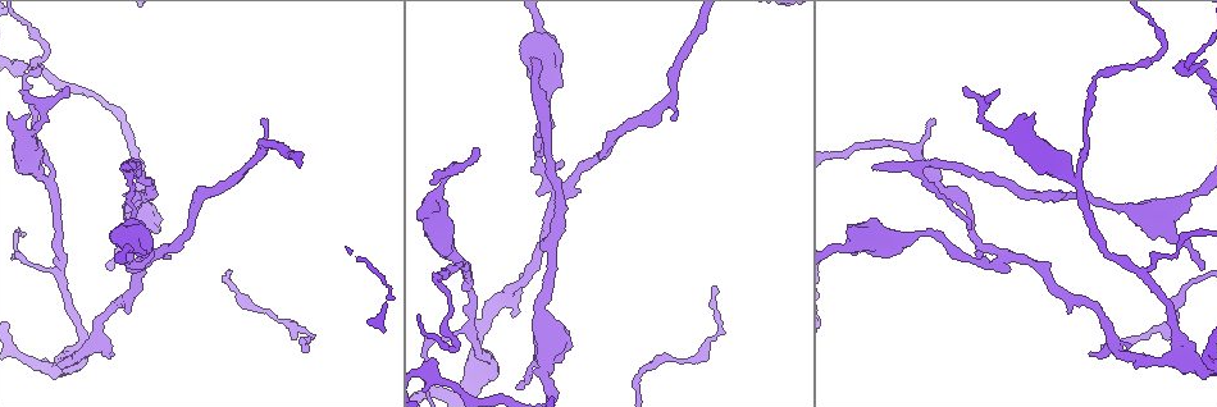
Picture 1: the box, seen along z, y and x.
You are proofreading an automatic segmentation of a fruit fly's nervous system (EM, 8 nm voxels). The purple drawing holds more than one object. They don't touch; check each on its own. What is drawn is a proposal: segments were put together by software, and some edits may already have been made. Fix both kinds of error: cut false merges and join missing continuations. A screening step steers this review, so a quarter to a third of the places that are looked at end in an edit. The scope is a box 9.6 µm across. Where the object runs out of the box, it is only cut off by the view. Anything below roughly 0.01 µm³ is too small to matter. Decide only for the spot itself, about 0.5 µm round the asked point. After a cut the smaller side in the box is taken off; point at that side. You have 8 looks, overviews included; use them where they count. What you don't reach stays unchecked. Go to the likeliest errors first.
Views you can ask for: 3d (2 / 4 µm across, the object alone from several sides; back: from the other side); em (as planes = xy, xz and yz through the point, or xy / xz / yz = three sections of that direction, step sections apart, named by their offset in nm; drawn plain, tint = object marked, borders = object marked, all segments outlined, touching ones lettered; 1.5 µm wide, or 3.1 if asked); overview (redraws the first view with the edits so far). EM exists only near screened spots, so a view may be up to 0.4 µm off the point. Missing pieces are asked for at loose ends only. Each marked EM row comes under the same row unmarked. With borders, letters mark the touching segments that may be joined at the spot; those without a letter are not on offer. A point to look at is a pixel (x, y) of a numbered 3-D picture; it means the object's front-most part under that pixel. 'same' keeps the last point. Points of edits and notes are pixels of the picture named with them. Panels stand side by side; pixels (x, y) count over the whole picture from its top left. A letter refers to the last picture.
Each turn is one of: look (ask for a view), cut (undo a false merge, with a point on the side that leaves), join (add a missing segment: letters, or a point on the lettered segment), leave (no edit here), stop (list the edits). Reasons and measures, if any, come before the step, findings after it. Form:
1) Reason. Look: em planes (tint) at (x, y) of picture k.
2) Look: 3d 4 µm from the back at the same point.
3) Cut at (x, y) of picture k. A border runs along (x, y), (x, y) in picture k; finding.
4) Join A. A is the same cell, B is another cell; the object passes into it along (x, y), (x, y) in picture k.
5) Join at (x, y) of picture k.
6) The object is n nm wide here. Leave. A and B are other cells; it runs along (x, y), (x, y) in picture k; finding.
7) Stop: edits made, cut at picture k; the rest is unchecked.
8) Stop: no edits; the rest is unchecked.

An open end. Look: 3d 2 µm from the back at (874, 168) of picture 1.

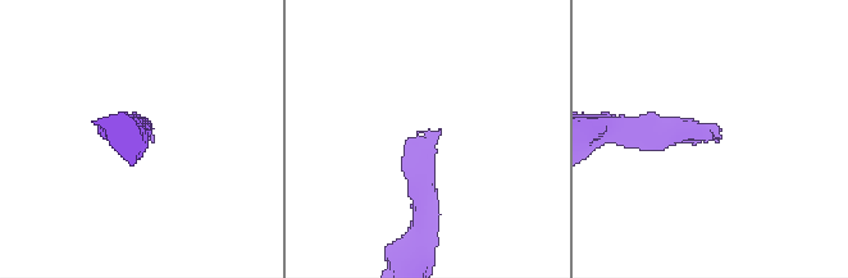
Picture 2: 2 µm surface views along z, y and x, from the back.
Look: em xy step 4 (tint) at (721, 136) of picture 2.

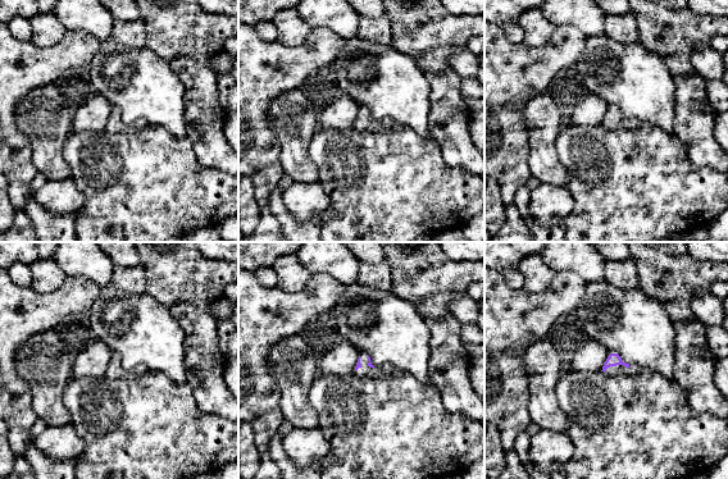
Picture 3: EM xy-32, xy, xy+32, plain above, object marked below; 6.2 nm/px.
Another direction. Look: em planes (borders) at the same point.

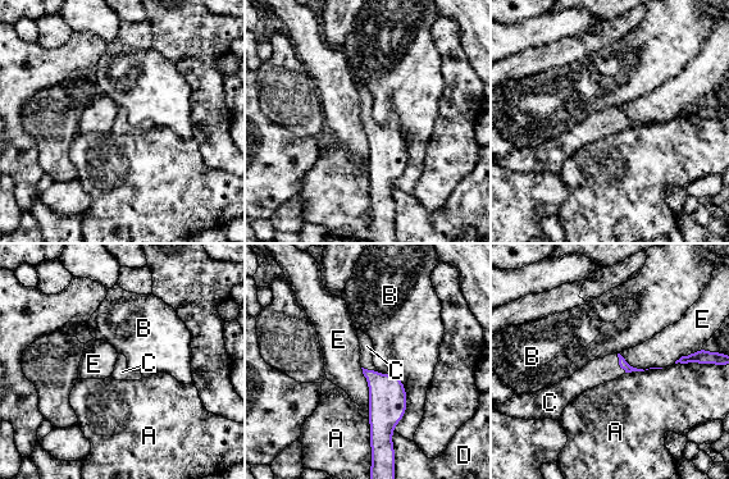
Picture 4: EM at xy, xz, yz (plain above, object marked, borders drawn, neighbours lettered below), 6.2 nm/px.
The longest contact is with B, 340 nm. Join at (367, 346) of picture 4. C is the same cell, A, B, D and E are other cells; the neuron continues.

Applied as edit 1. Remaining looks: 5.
See it whole again. Look: overview.

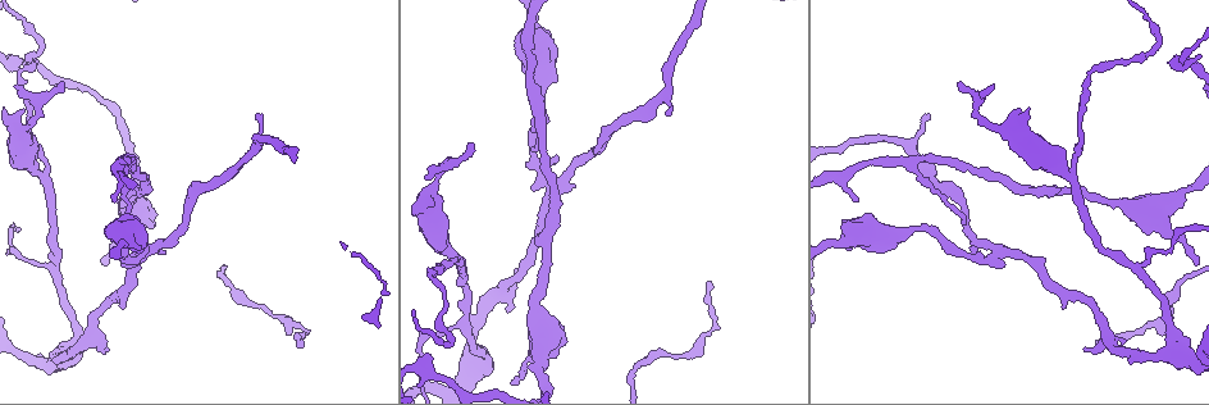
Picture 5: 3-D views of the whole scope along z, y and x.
Thin end. Look: em planes (borders) at (707, 284) of picture 5.

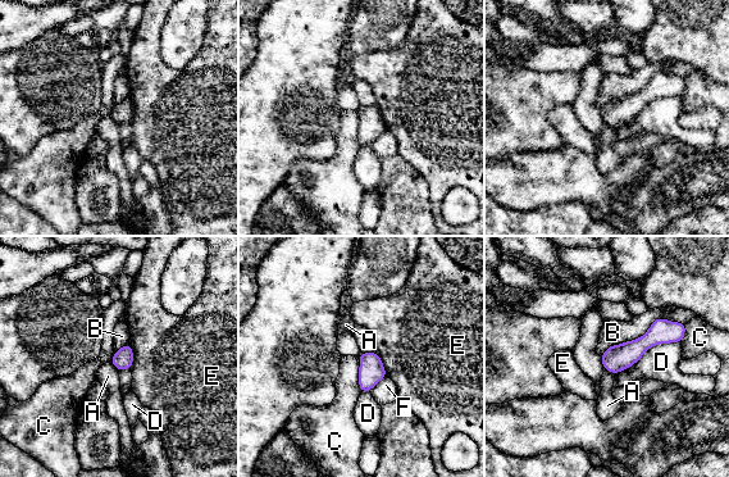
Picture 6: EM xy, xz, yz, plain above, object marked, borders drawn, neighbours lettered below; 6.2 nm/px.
The object is 130 nm wide here. Leave. A, B, C, D, E and F are other cells; it runs along (679, 332), (604, 359) in picture 6; none of them fits.

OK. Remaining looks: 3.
Sharp bend. Look: em planes (borders) at (20, 78) of picture 5.

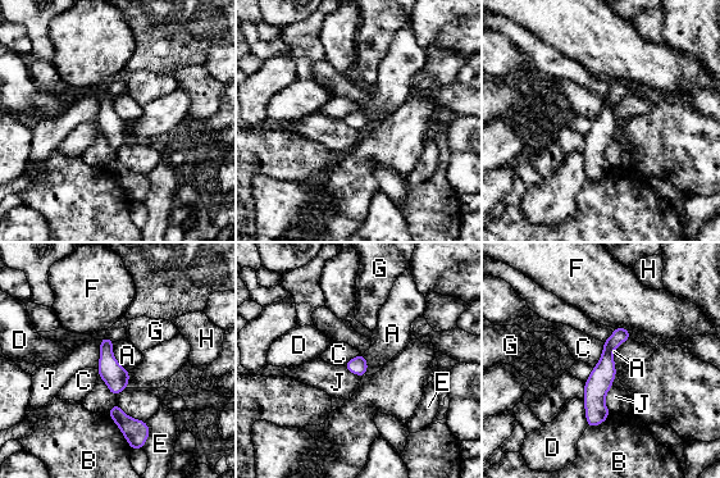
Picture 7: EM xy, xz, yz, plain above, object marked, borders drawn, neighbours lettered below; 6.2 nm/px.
The object is 120 nm wide here. Leave. A, B, C, D, E, F, G, H and J are other cells; a border runs along (113, 342), (113, 356), (128, 370) in picture 7; all the same neuron.

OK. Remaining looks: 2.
Stop: edits made, join at picture 4; the rest is unchecked.

